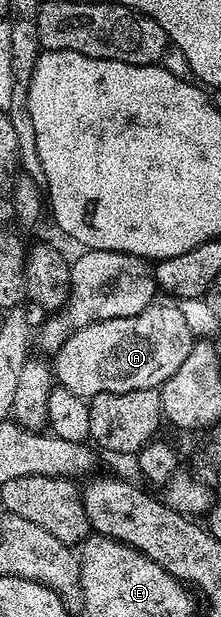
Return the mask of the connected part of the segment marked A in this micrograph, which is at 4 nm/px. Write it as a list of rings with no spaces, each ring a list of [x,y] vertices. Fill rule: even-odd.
[[[175,303],[159,304],[149,304],[139,314],[129,315],[127,318],[109,318],[81,327],[54,354],[54,380],[69,391],[73,391],[73,395],[81,395],[88,399],[102,393],[159,389],[167,382],[169,375],[173,375],[173,371],[177,371],[177,367],[185,363],[185,355],[189,355],[193,344],[189,324],[185,321],[180,306]]]

